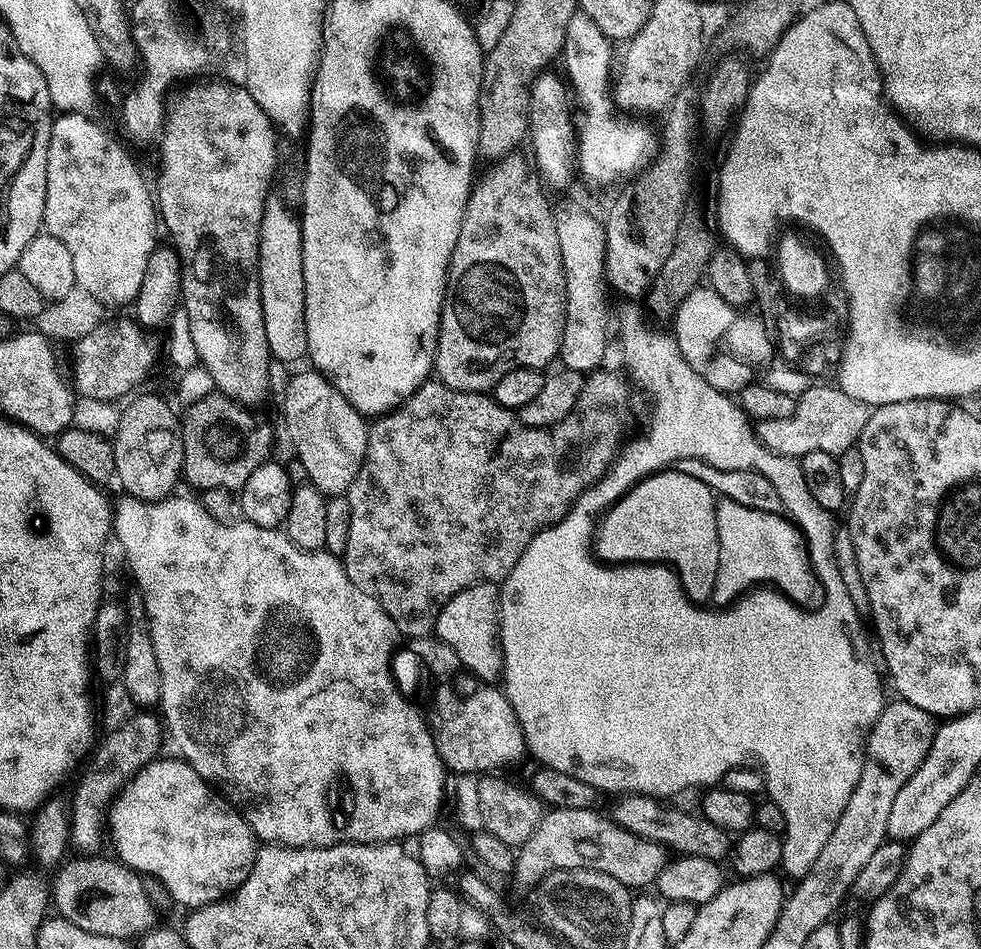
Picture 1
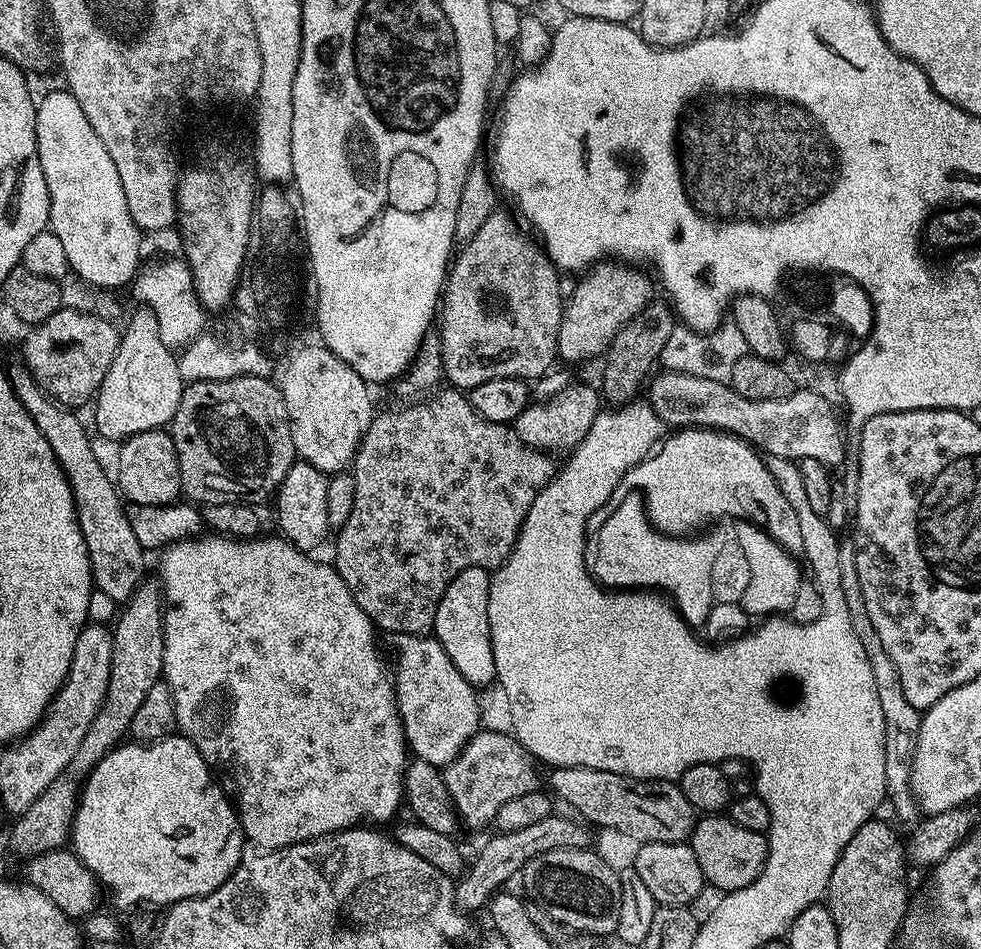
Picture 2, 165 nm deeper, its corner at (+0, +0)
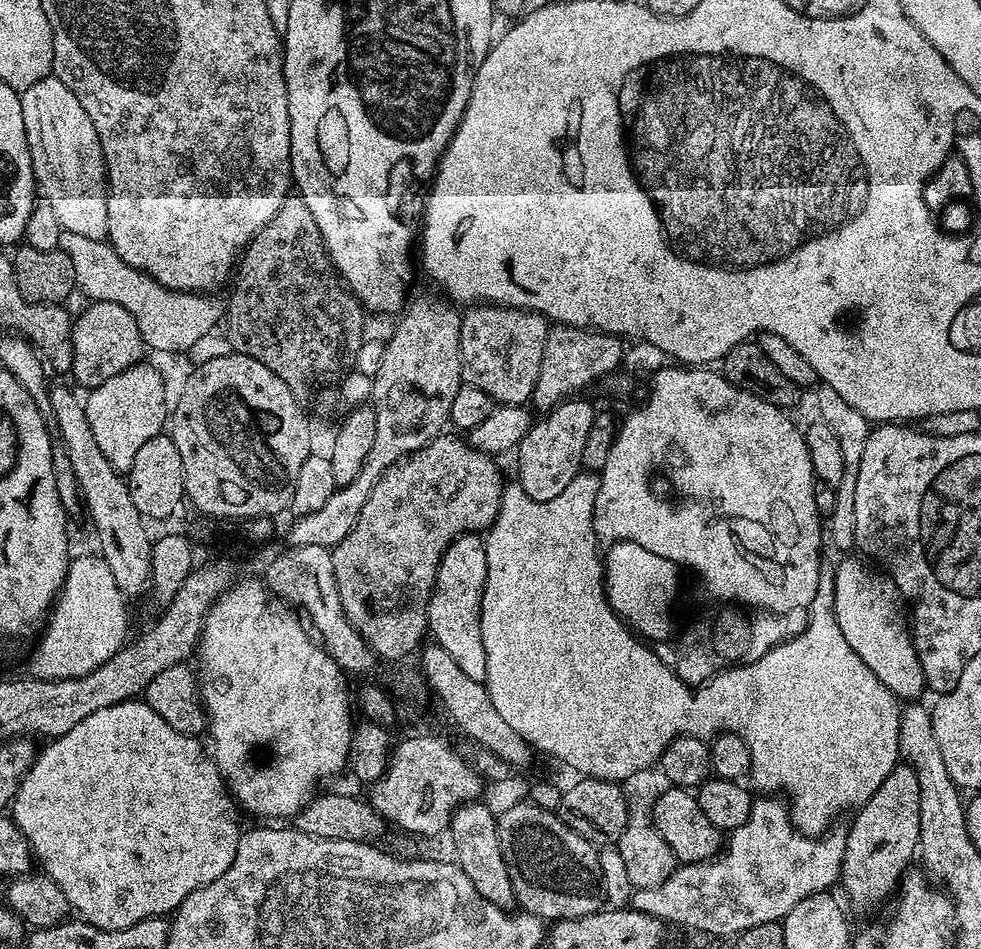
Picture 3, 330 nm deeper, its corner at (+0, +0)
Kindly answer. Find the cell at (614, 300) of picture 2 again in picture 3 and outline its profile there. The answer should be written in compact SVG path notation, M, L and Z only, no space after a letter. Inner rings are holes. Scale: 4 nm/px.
M556 324L549 327L548 337L546 338L546 346L542 354L542 366L538 374L538 382L536 388L532 392L532 399L530 401L533 409L551 410L557 404L575 397L583 390L587 384L592 384L595 380L603 381L605 378L613 375L624 363L624 350L626 344L621 337L612 336L609 332L597 332L587 328L571 328L569 324Z

